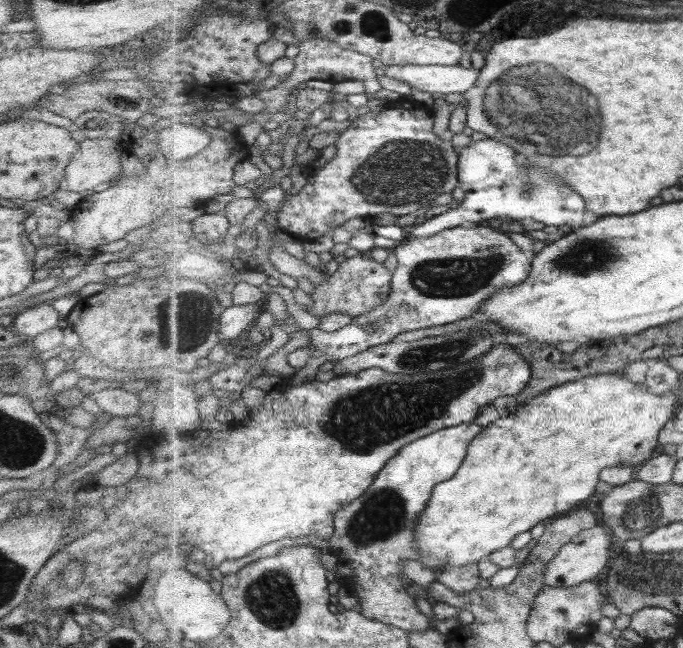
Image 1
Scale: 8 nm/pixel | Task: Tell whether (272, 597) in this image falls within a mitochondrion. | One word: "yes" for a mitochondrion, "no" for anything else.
yes

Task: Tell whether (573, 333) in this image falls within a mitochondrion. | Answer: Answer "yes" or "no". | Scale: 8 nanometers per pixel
no

